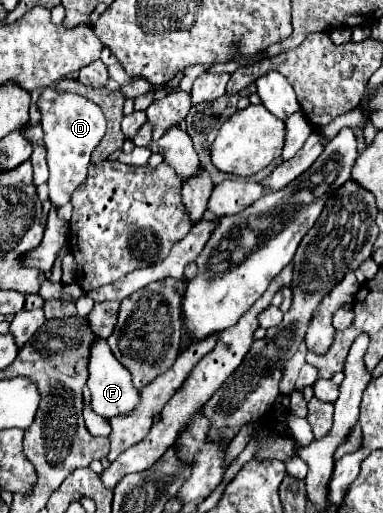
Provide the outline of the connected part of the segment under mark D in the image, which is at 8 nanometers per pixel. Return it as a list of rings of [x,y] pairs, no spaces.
[[[52,87],[44,89],[36,107],[42,115],[42,129],[44,129],[44,145],[48,149],[48,191],[54,209],[62,207],[70,201],[74,189],[86,179],[86,171],[90,165],[90,153],[102,141],[106,133],[106,117],[96,103],[82,99],[74,93],[56,93]]]

